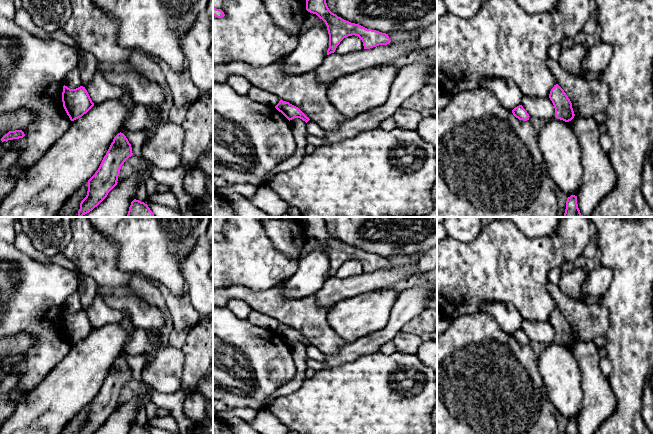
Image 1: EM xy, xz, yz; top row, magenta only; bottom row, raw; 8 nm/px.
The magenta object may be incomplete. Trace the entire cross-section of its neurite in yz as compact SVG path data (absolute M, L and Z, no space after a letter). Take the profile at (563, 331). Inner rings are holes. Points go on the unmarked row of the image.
M554 309L551 313L549 322L555 332L555 341L565 346L571 345L575 338L572 332L572 327L564 314L558 309Z

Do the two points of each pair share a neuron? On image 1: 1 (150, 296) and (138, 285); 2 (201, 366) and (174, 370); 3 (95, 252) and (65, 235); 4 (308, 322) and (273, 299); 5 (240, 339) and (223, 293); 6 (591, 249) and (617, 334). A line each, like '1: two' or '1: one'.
1: one
2: two
3: two
4: one
5: two
6: two

